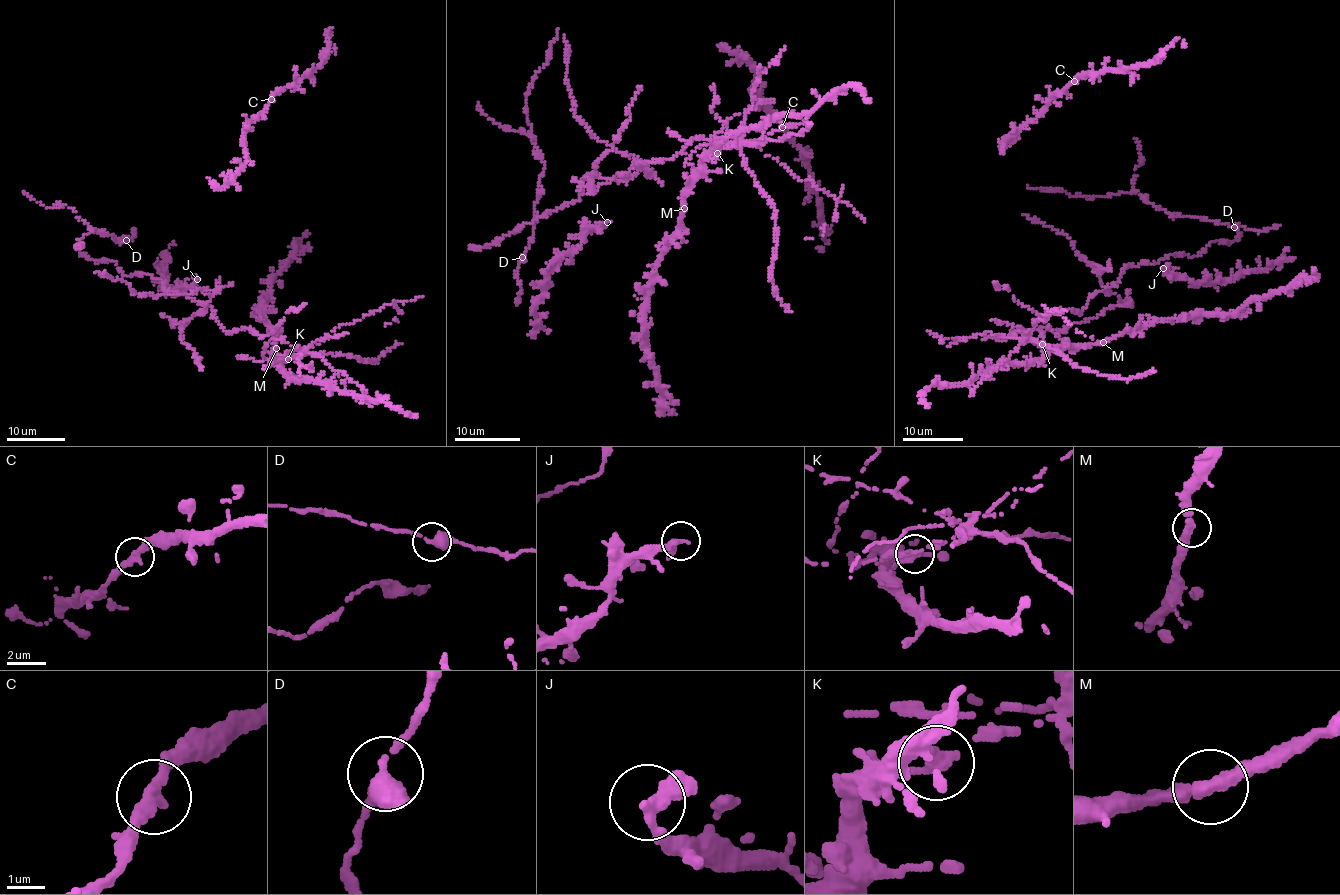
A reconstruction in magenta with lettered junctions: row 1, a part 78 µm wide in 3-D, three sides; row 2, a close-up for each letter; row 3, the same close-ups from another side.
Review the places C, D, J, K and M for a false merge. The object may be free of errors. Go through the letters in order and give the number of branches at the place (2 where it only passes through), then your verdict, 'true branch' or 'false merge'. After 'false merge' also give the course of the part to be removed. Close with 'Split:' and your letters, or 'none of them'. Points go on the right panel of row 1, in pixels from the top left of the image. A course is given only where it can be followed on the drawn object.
C: branches 2; true branch
D: branches 2; true branch
J: branches 2; true branch
K: branches 2; false merge; course (1041, 345), (1029, 335), (1041, 317), (1081, 312), (1129, 266), (1174, 253), (1199, 255), (1239, 233)
M: branches 2; true branch
Split: K

